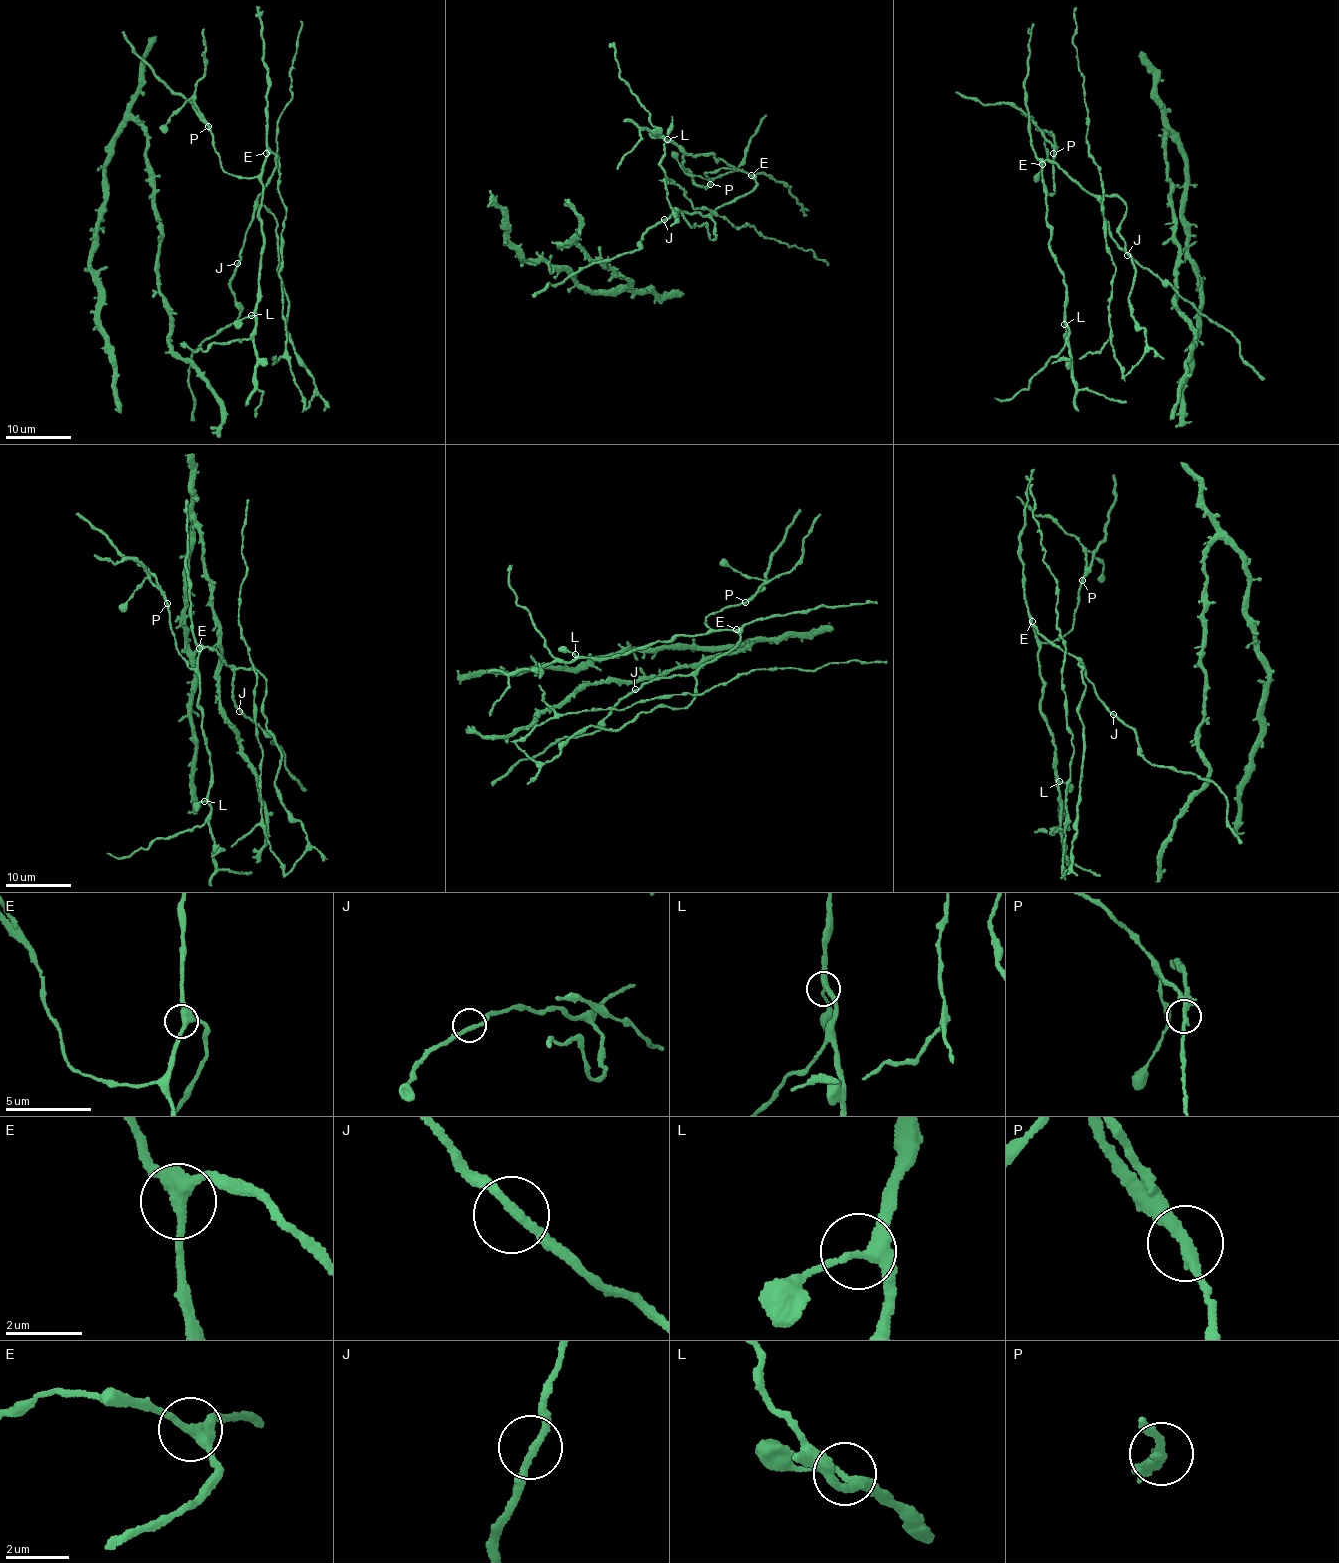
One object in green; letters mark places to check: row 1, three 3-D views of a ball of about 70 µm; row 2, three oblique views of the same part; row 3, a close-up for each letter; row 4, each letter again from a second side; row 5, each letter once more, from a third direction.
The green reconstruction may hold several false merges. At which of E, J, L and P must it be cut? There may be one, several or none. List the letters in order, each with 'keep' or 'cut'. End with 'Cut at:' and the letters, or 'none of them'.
E: keep
J: keep
L: keep
P: cut
Cut at: P

